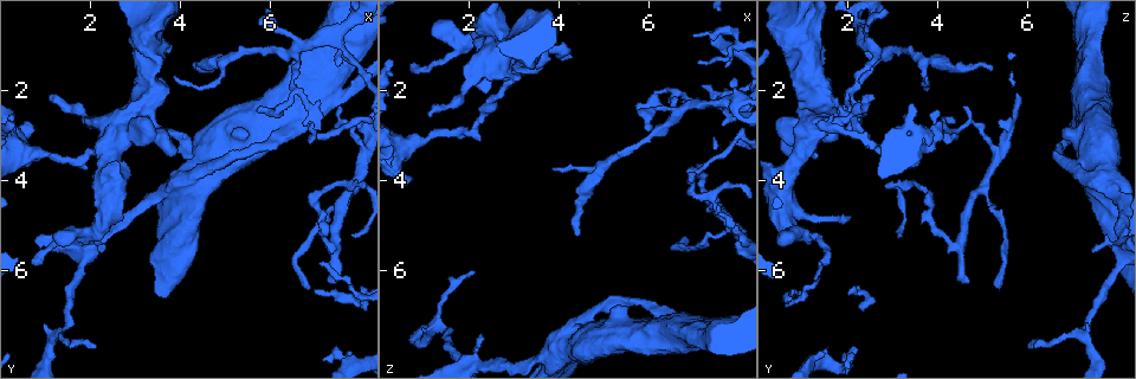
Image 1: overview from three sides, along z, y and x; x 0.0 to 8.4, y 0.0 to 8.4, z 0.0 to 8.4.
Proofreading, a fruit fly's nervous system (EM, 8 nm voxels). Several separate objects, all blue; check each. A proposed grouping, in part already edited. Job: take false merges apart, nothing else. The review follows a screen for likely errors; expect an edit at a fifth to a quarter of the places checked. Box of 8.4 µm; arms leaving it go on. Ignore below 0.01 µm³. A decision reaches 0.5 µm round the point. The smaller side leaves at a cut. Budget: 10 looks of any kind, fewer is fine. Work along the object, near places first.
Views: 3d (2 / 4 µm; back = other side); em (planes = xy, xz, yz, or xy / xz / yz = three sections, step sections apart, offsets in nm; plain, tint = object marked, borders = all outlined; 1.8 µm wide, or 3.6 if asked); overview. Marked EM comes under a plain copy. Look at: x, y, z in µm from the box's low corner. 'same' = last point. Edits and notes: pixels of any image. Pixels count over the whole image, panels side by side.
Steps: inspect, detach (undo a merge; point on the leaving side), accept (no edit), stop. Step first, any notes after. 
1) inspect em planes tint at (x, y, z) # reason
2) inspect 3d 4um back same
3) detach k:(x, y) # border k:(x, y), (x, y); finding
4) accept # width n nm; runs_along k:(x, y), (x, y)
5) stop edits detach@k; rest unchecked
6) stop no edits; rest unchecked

inspect 3d 4um at (7.45, 0.95, 2.35) # three-way junction

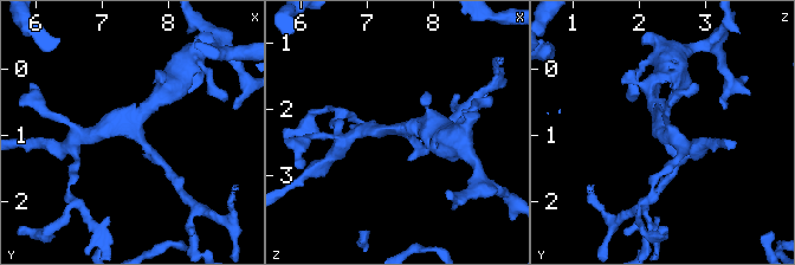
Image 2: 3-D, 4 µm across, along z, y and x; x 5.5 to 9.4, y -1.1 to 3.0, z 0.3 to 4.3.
inspect em planes tint at (7.50, 0.90, 2.30) # now the EM

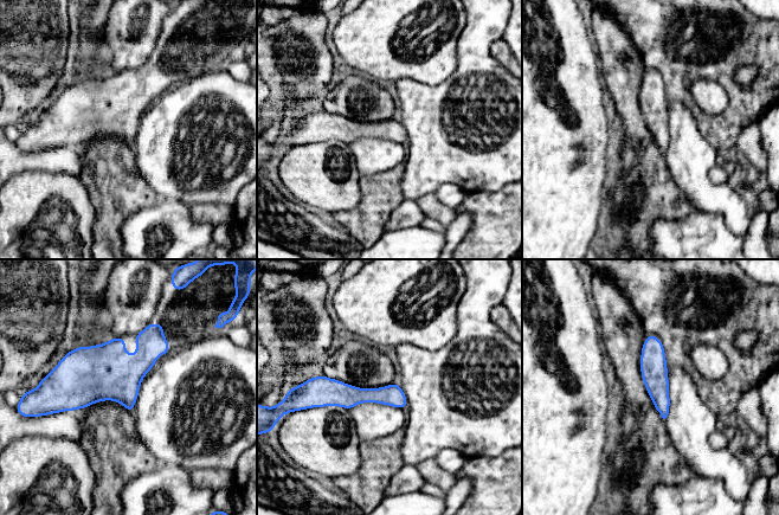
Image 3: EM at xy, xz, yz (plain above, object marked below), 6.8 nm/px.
accept # runs_along 3:(319, 386), (405, 404); continuous, no second neuron

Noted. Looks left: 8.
inspect 3d 4um at (7.40, 5.45, 4.45) # branch point

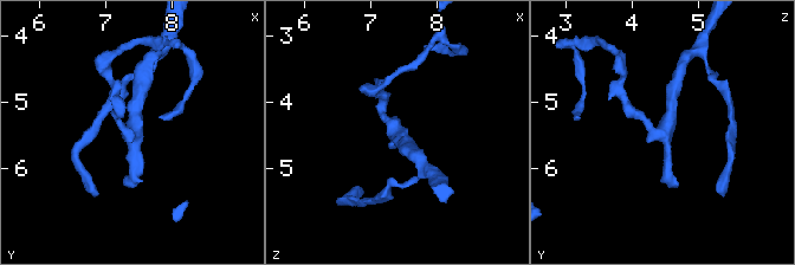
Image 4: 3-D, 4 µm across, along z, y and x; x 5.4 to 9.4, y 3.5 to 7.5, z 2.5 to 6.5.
inspect em planes tint at (7.40, 5.45, 4.45) # shape alone is not enough

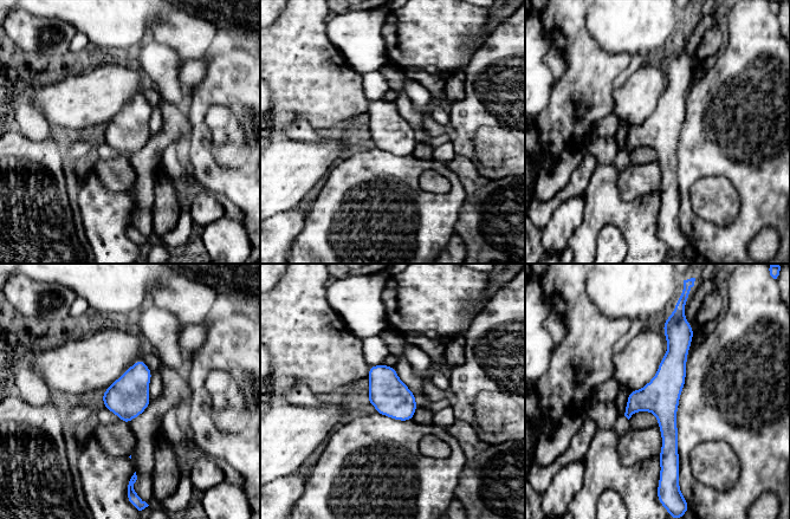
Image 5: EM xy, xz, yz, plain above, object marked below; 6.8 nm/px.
accept # runs_along 5:(671, 326), (674, 362), (664, 467); one neuron here

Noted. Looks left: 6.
inspect em 3.6um planes tint at (3.75, 4.25, 7.90) # small branch off a trunk

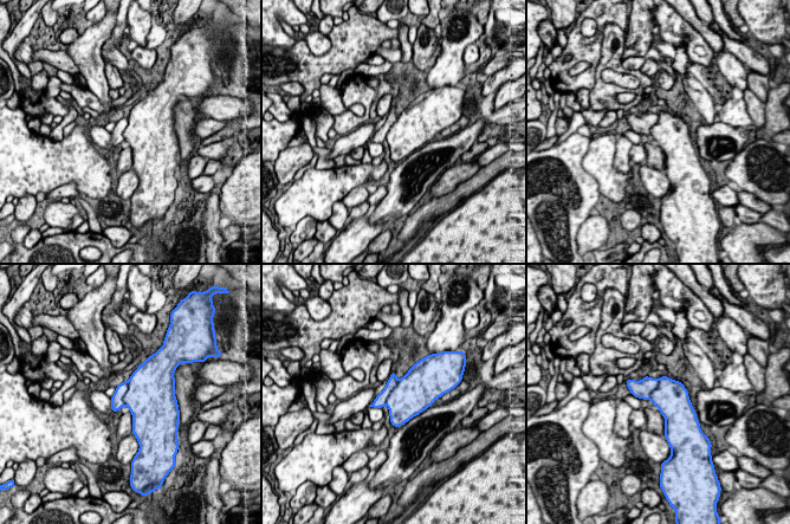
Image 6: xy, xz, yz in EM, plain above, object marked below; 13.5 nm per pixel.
detach 6:(117, 402) # part_leaving 6:(393, 376), (393, 382), (375, 405); two neurons meet here

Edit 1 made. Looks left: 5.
inspect overview

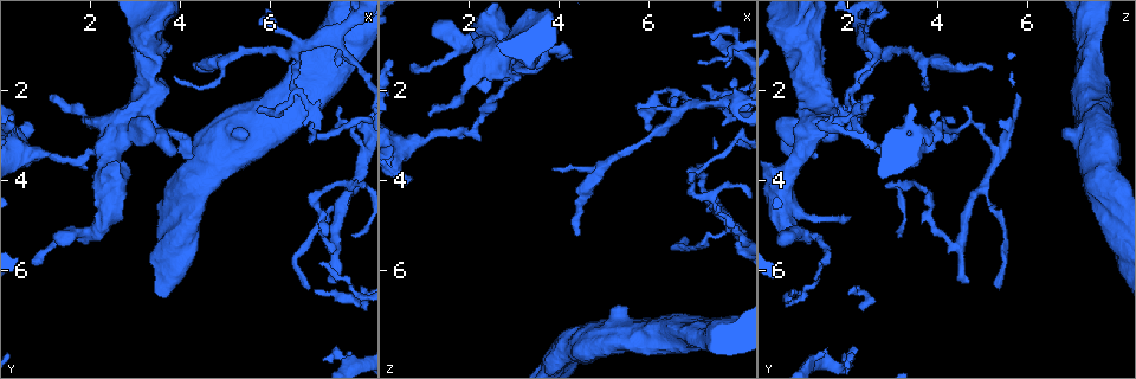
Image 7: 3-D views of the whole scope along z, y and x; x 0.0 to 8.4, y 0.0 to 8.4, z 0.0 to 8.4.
inspect 3d 2um at (1.80, 5.20, 1.15) # thin arm on a thick one

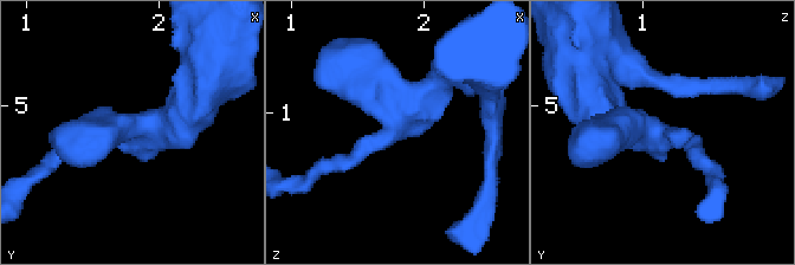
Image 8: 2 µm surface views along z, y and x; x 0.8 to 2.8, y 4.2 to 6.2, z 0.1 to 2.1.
inspect em planes tint at (1.74, 5.22, 1.14) # arms 3; now the EM

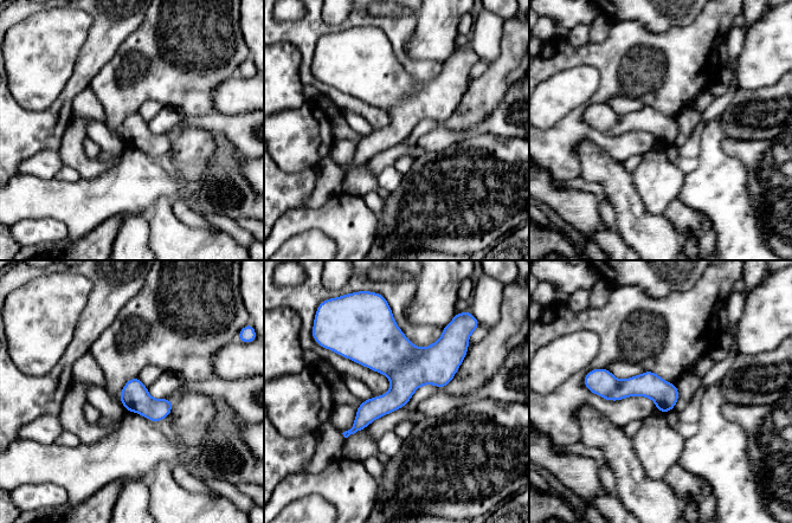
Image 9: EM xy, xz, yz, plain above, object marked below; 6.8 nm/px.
accept # runs_along 9:(591, 387), (655, 387), (675, 396); one neuron here

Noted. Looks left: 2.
stop edits detach@6; rest unchecked

